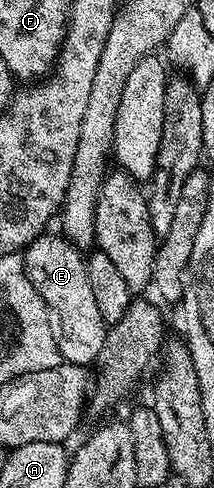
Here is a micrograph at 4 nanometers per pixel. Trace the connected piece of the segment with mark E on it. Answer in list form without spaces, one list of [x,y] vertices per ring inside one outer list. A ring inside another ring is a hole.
[[[43,232],[35,242],[26,247],[26,275],[28,280],[32,280],[36,292],[46,302],[51,315],[56,319],[62,361],[70,362],[73,366],[89,367],[97,363],[100,348],[104,348],[108,323],[104,316],[100,316],[100,308],[92,293],[92,284],[88,284],[83,251],[74,246],[69,239],[57,233],[50,233]]]

